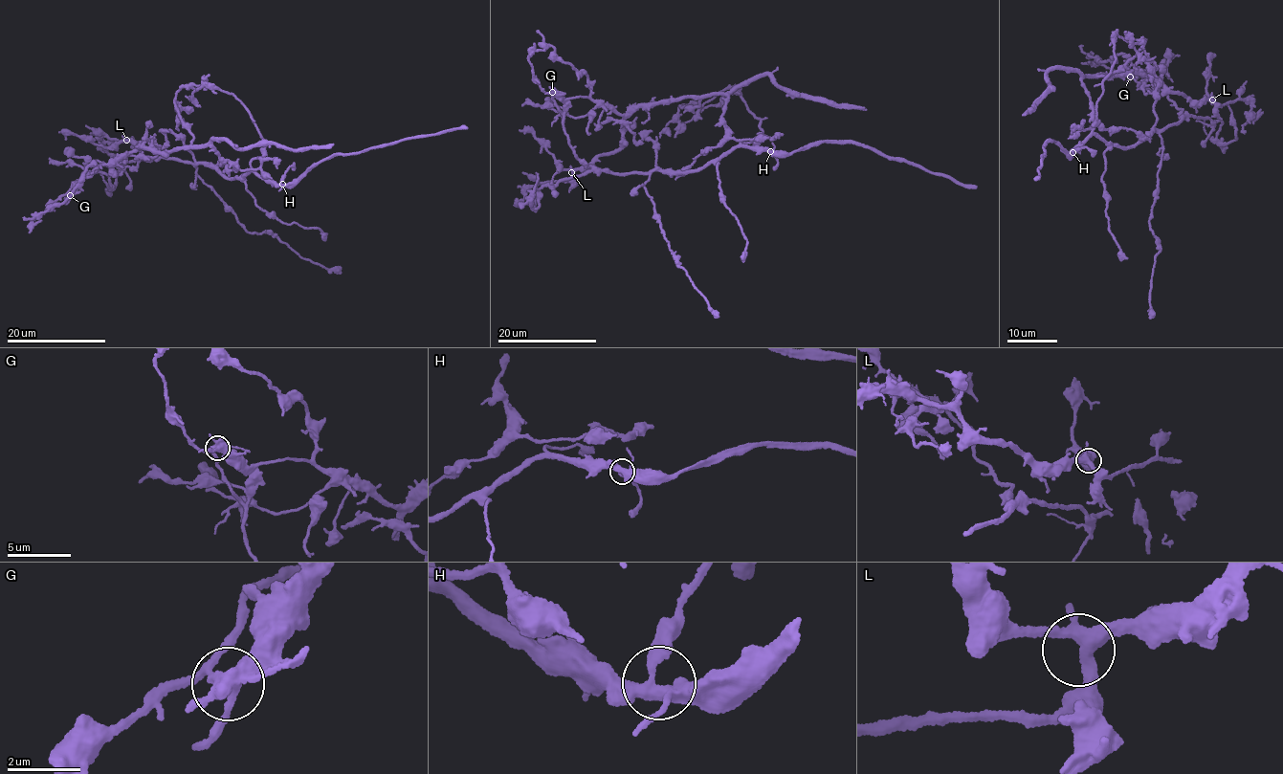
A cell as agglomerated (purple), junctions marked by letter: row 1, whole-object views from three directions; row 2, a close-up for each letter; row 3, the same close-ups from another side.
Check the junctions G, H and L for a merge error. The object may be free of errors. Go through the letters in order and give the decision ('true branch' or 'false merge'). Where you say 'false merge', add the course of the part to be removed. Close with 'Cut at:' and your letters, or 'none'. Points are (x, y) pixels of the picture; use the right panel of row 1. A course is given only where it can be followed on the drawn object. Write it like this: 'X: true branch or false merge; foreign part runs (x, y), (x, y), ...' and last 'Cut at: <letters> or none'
G: false merge; foreign part runs (1130, 77), (1158, 78), (1186, 113), (1182, 121), (1128, 148), (1093, 135), (1069, 155), (1048, 142), (1034, 178)
H: true branch
L: true branch
Cut at: G

